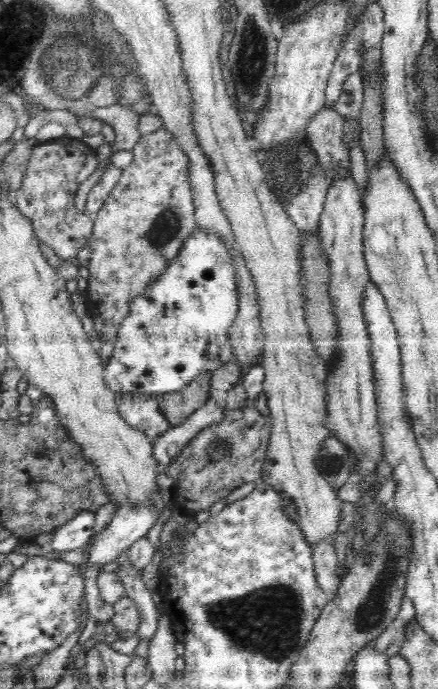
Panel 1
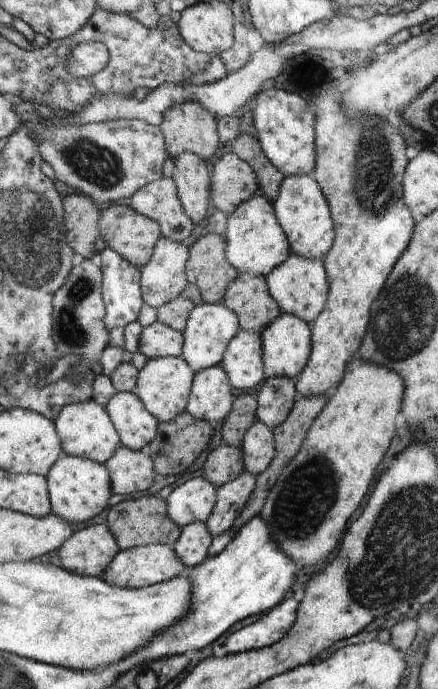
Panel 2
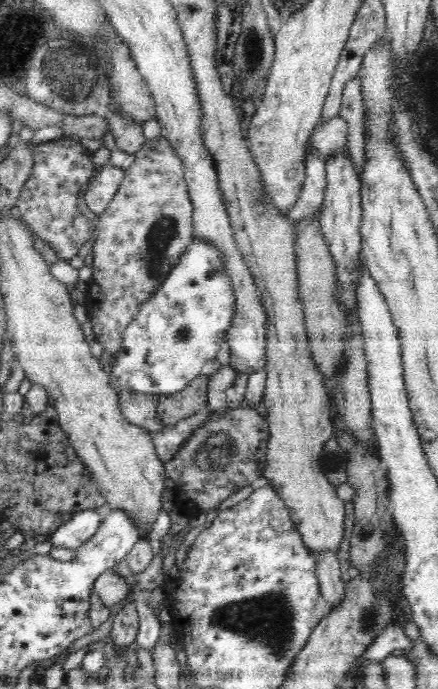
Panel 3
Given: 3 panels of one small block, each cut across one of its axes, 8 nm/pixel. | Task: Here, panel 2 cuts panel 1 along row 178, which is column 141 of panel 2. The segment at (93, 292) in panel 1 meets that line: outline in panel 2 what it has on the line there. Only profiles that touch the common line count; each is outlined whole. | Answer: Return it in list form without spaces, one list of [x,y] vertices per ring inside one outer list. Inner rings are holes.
[[[23,102],[17,107],[19,115],[23,118],[22,127],[28,127],[39,146],[43,162],[48,162],[54,169],[56,180],[76,188],[78,192],[91,198],[97,204],[104,202],[116,203],[118,200],[130,198],[138,189],[160,180],[162,164],[168,154],[161,128],[138,119],[116,119],[101,123],[88,123],[85,125],[48,125],[35,111],[31,102]]]

